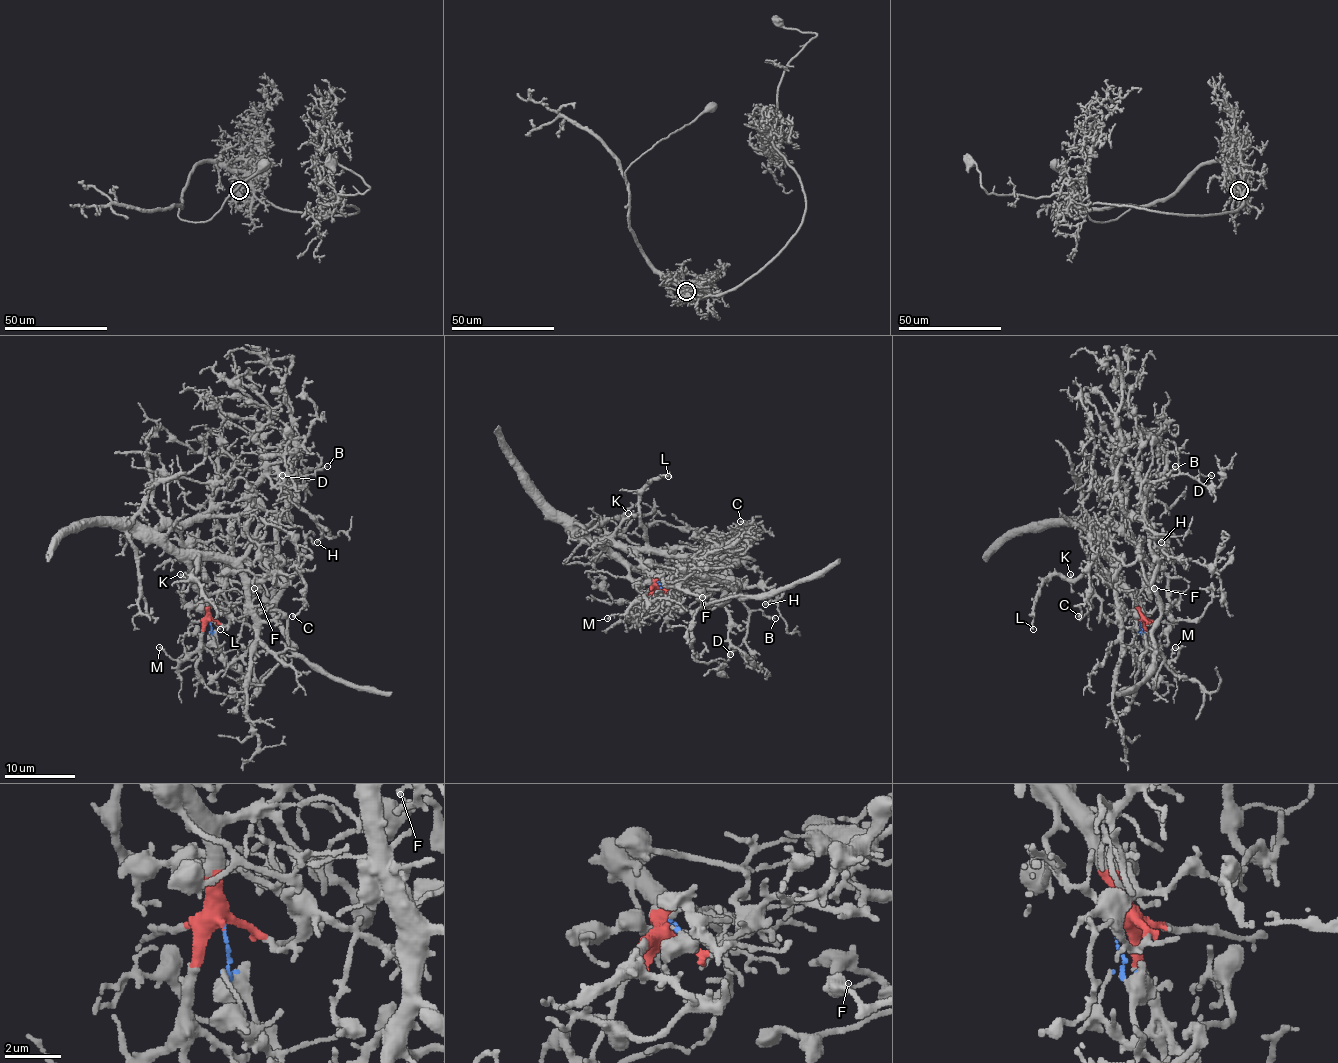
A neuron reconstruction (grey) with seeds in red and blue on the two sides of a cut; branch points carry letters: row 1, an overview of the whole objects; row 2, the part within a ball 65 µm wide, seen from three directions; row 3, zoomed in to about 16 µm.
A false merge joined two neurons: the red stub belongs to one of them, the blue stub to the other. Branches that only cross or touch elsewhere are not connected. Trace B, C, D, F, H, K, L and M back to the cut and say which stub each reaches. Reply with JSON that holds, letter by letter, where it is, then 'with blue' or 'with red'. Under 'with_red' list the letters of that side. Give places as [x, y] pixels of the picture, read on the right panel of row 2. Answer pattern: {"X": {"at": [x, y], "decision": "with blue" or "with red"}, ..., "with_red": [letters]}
{"B": {"at": [1175, 466], "decision": "with blue"}, "C": {"at": [1078, 616], "decision": "with blue"}, "D": {"at": [1211, 475], "decision": "with blue"}, "F": {"at": [1154, 588], "decision": "with blue"}, "H": {"at": [1161, 542], "decision": "with blue"}, "K": {"at": [1070, 574], "decision": "with red"}, "L": {"at": [1033, 629], "decision": "with red"}, "M": {"at": [1175, 647], "decision": "with red"}, "with_red": ["K", "L", "M"]}

